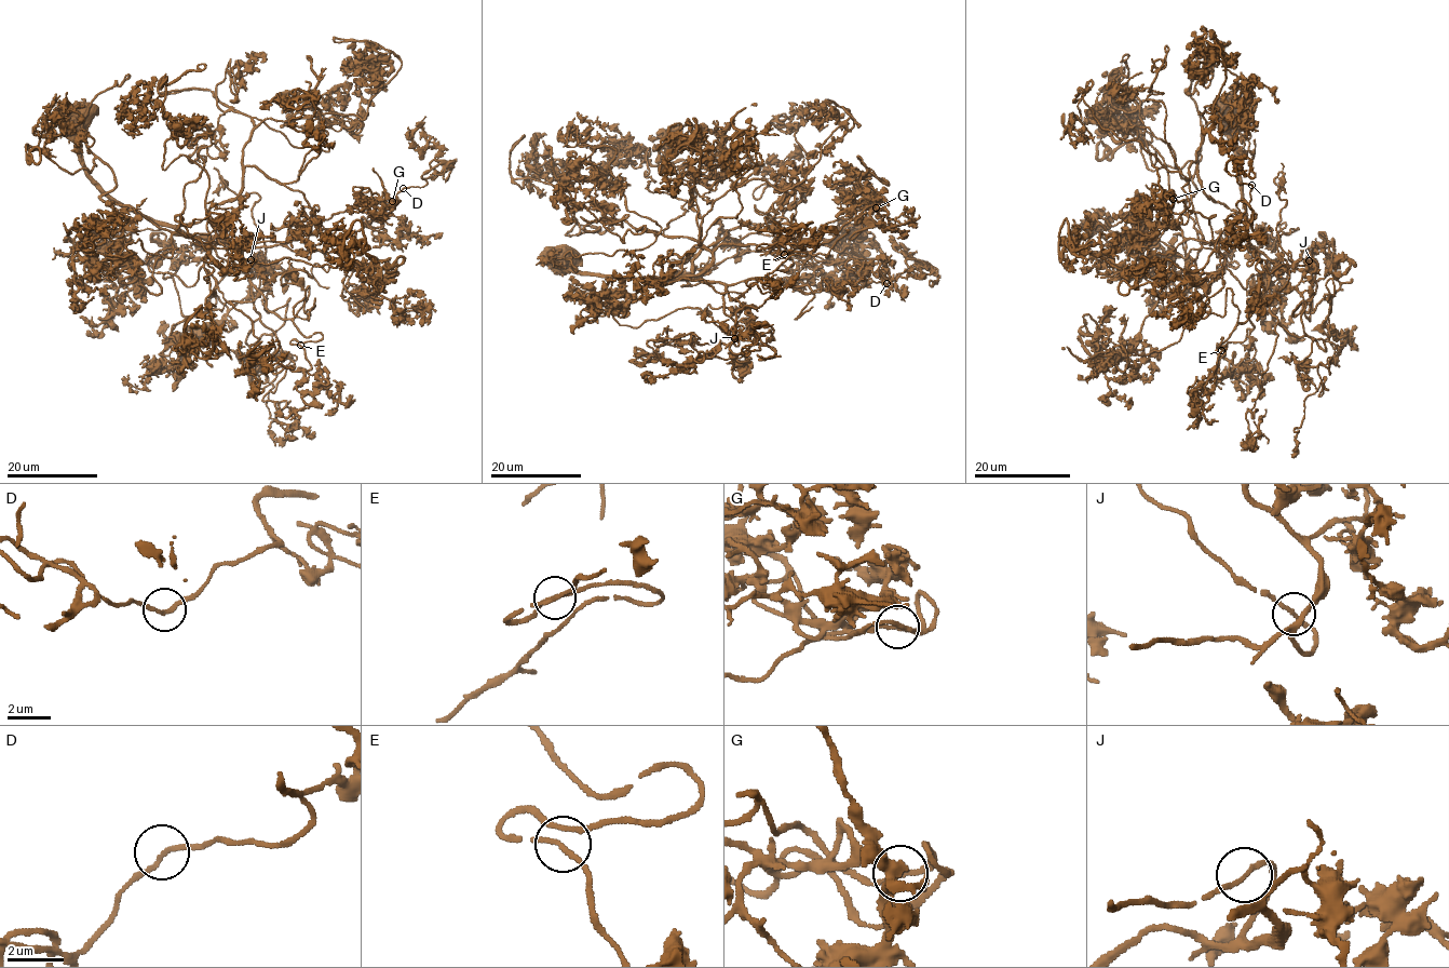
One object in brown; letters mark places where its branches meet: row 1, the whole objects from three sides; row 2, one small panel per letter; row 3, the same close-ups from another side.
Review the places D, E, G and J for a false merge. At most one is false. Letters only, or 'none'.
none

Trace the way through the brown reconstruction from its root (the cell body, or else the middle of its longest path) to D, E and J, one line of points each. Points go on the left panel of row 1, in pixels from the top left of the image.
D: (76, 123), (83, 170), (113, 198), (185, 232), (243, 249), (282, 244), (323, 229), (355, 232), (403, 188)
E: (76, 123), (83, 170), (108, 193), (185, 232), (235, 244), (267, 308), (305, 337), (322, 335), (300, 345)
J: (76, 123), (83, 170), (113, 198), (185, 232), (235, 244), (242, 250), (241, 266), (254, 270), (251, 259)

